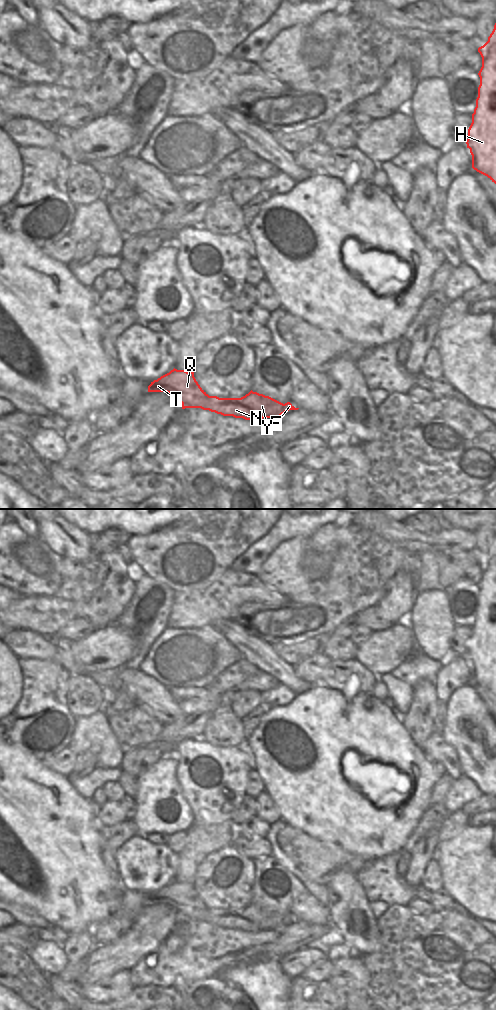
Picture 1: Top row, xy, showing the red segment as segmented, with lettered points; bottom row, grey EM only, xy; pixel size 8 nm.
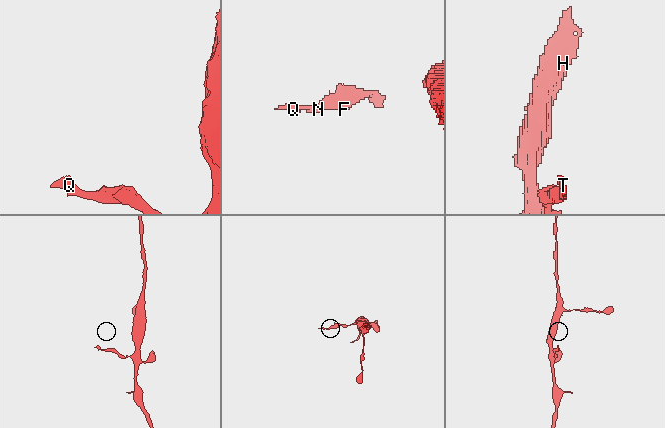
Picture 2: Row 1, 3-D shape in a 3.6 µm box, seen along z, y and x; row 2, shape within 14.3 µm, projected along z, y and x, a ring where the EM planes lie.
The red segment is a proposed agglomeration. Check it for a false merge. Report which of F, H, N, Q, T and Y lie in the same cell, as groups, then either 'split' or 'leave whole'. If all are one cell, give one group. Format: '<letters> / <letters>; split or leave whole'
F H N Q Y / T; split

